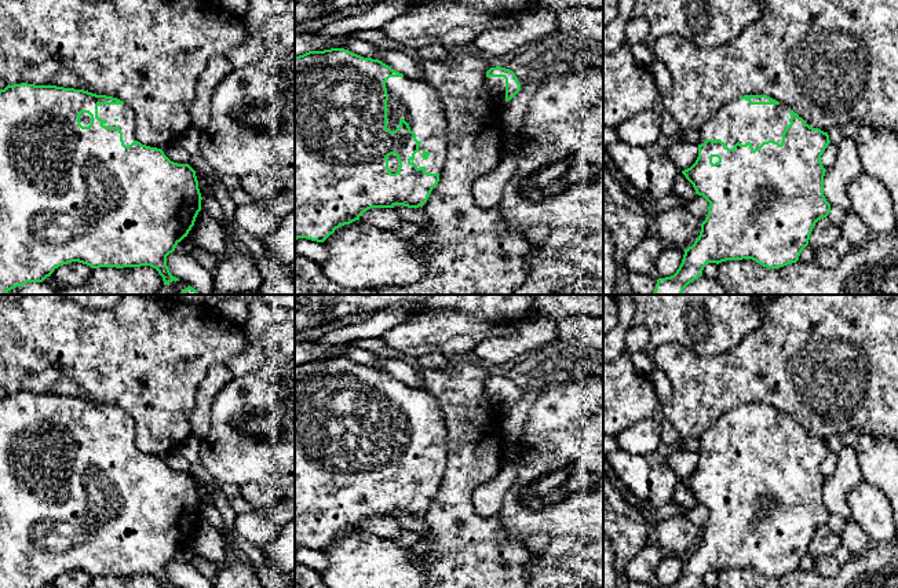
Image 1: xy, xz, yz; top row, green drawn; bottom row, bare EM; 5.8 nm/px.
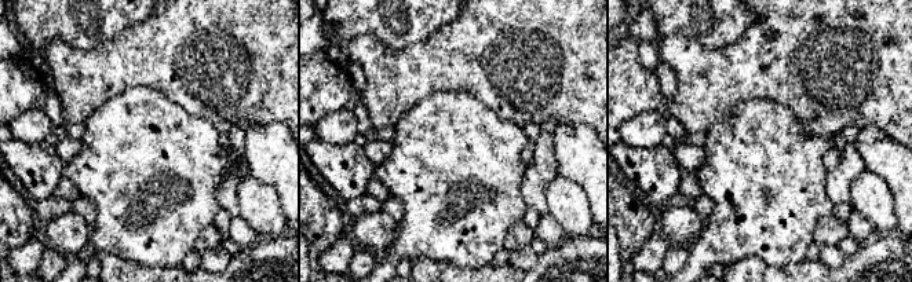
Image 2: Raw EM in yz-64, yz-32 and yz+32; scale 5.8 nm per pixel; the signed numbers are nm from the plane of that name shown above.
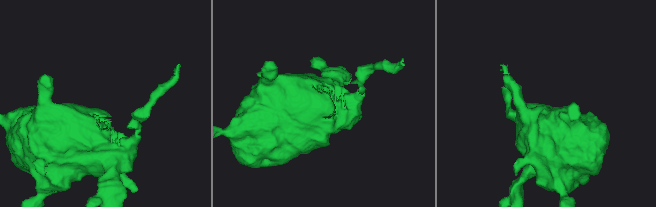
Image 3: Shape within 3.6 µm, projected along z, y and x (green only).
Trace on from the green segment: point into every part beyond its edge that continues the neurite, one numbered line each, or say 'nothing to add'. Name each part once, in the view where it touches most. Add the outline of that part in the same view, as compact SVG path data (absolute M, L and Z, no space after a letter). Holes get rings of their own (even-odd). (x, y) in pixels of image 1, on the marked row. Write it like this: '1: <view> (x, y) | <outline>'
1: xz (415, 101) | M406 76L390 77L386 88L387 128L395 131L404 118L421 142L413 162L441 175L446 160L446 118L438 92L423 80Z

